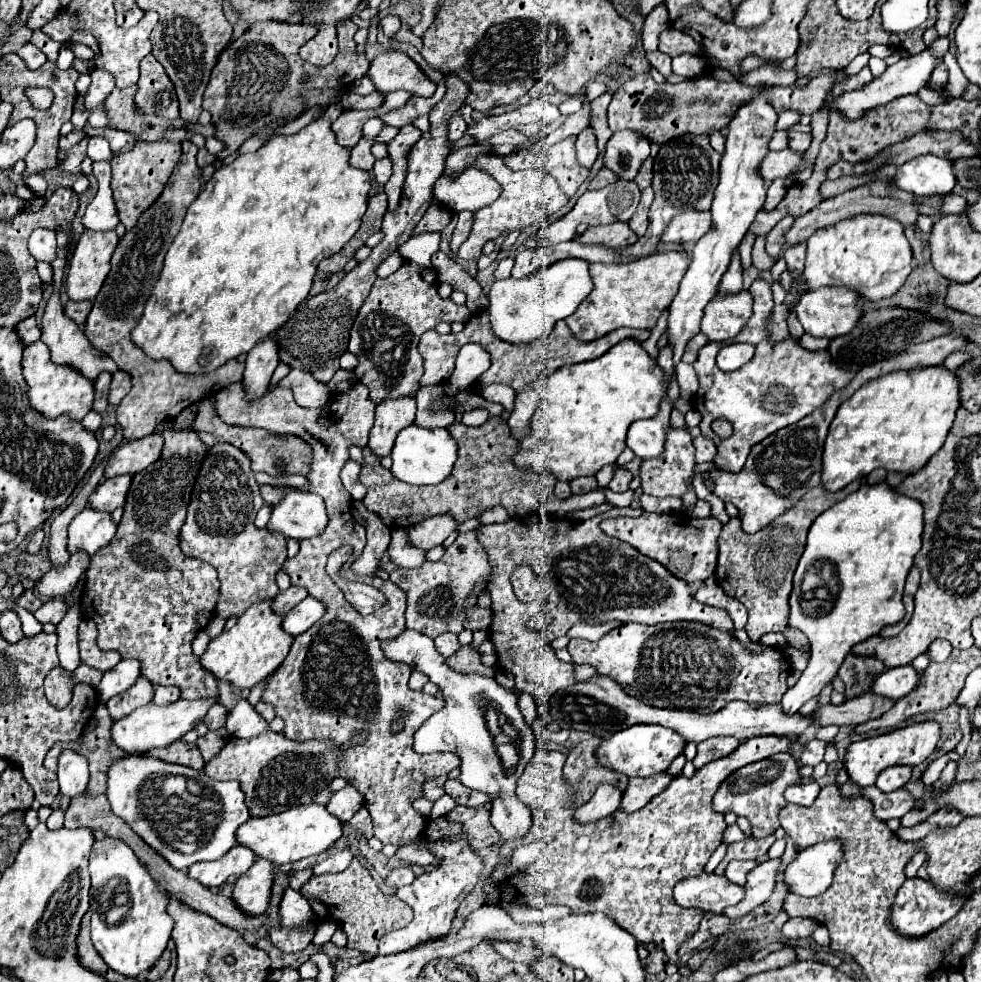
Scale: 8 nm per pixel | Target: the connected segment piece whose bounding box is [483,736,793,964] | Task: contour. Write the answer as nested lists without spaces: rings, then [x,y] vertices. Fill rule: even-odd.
[[[757,736],[743,740],[735,752],[731,752],[725,758],[719,758],[715,762],[709,762],[707,766],[699,768],[693,778],[677,776],[661,794],[653,796],[641,810],[633,814],[625,814],[621,808],[609,814],[609,818],[591,822],[591,824],[579,824],[573,814],[577,812],[577,806],[573,804],[575,792],[573,786],[563,778],[563,766],[565,766],[565,754],[557,750],[536,749],[533,760],[525,768],[523,776],[517,780],[517,796],[519,800],[531,810],[533,822],[529,828],[529,834],[521,838],[505,840],[505,844],[515,850],[529,842],[541,842],[543,840],[543,852],[535,862],[531,862],[527,868],[519,870],[513,880],[503,880],[499,886],[499,892],[495,898],[483,896],[489,904],[533,904],[535,900],[543,898],[543,892],[549,892],[549,904],[563,904],[569,906],[573,914],[587,914],[587,912],[603,912],[605,916],[613,918],[623,930],[627,930],[637,942],[641,944],[657,944],[663,946],[669,962],[677,964],[677,946],[685,942],[685,938],[691,938],[691,934],[697,930],[703,912],[699,910],[685,910],[683,906],[677,906],[673,898],[673,888],[677,882],[697,876],[705,872],[705,864],[715,852],[715,848],[723,842],[723,832],[727,828],[725,814],[713,812],[711,798],[717,792],[721,780],[735,772],[741,766],[747,766],[757,760],[765,760],[777,752],[789,752],[793,742],[785,736]]]

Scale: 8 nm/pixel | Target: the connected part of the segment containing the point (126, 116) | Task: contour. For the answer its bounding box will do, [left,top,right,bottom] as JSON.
[105,84,183,142]

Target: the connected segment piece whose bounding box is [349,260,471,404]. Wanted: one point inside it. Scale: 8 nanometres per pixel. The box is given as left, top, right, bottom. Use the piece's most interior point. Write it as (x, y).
(384, 337)

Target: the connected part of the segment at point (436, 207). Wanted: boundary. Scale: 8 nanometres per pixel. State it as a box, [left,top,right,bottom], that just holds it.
[415,204,451,234]

